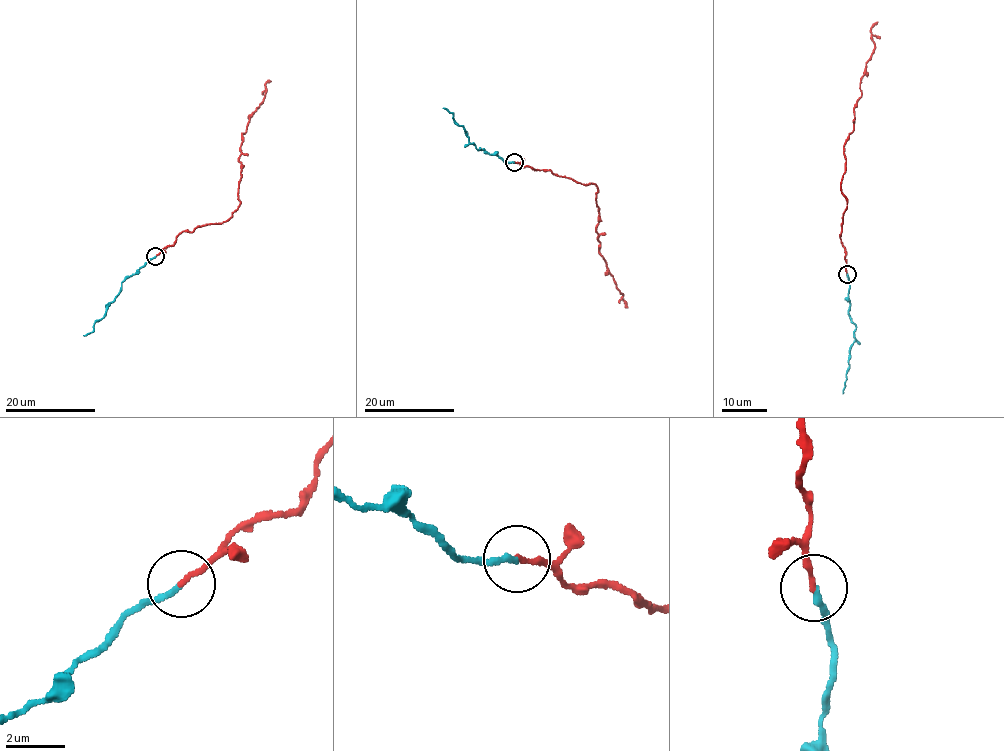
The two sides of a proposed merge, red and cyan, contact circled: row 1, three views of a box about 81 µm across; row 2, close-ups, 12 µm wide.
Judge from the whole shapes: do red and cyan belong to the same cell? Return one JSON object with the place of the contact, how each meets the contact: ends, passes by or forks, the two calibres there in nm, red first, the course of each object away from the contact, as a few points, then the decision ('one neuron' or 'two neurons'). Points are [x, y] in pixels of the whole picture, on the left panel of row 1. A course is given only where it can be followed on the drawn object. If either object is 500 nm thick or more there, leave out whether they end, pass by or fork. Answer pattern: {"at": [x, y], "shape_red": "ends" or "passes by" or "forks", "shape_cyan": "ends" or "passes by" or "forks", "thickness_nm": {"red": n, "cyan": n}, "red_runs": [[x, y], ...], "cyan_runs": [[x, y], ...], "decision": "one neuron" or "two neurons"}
{"at": [155, 256], "shape_red": "ends", "shape_cyan": "ends", "thickness_nm": {"red": 170, "cyan": 200}, "red_runs": [[156, 256], [182, 232], [227, 221], [239, 205], [242, 134], [266, 93], [265, 83], [270, 81]], "cyan_runs": [[156, 256], [124, 279], [105, 316], [95, 322], [94, 330], [84, 335]], "decision": "one neuron"}

